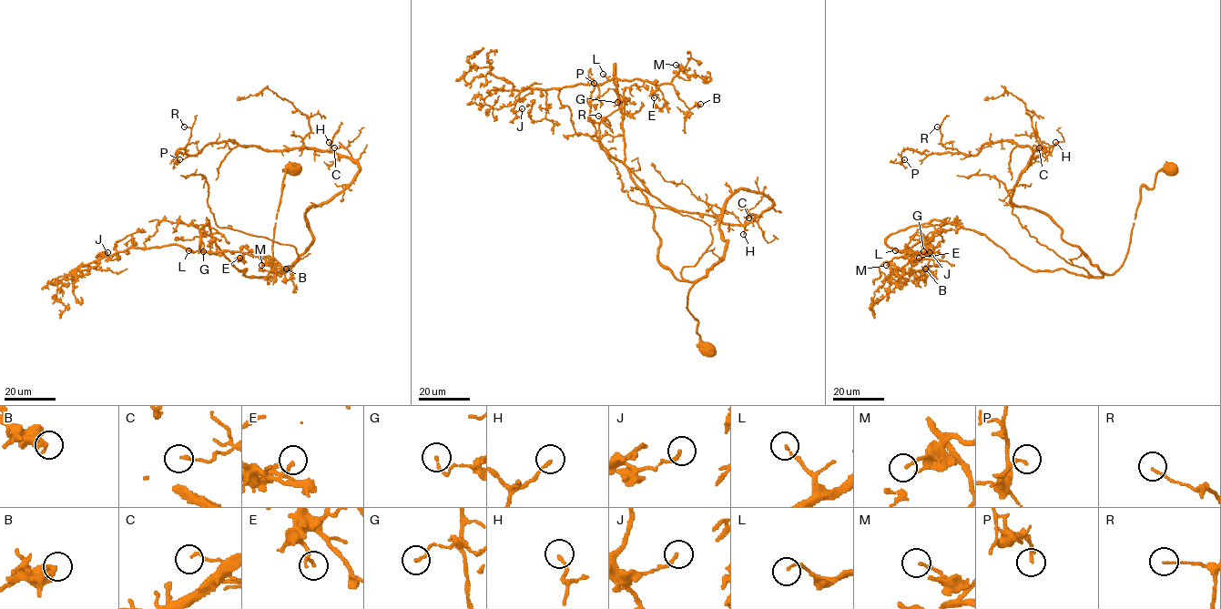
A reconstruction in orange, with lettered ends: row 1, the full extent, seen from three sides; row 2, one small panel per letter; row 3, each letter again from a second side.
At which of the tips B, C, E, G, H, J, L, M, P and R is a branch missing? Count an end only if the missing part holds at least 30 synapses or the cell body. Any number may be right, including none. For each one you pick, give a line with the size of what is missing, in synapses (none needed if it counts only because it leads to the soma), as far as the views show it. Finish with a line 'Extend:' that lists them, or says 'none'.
G: about 50 synapses
Extend: G

